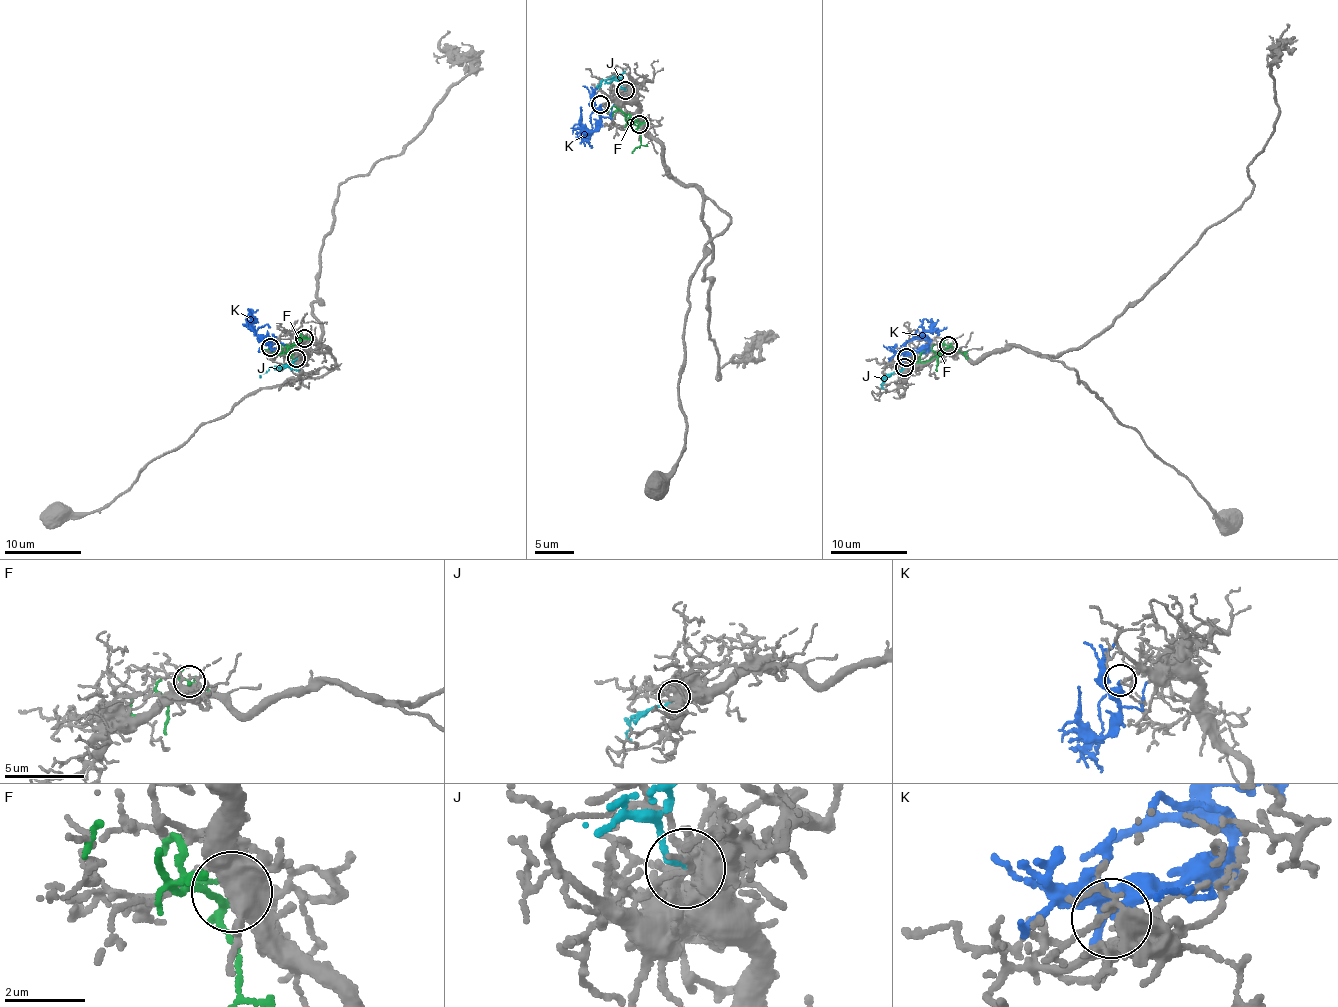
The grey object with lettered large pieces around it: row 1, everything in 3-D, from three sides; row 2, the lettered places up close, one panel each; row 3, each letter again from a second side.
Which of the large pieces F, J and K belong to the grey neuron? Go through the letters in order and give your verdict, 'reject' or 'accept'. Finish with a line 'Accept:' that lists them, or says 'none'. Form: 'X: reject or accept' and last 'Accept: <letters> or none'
F: reject
J: accept
K: reject
Accept: J

